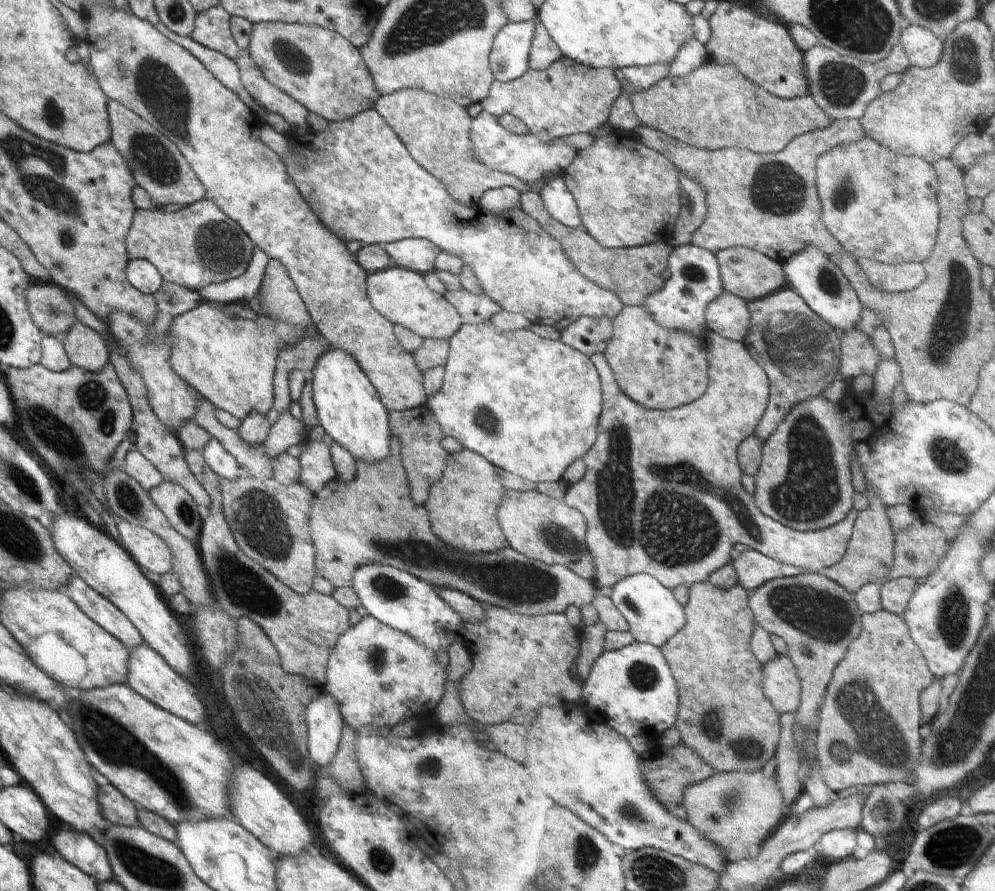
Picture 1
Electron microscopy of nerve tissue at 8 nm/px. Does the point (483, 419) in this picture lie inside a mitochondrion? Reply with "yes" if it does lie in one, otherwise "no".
yes

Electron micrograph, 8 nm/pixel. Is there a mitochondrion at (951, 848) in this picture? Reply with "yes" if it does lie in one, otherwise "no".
yes

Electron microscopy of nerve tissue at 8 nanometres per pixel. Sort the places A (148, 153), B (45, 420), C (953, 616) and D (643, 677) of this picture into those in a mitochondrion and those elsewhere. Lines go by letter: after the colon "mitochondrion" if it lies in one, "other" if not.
A: mitochondrion
B: mitochondrion
C: mitochondrion
D: mitochondrion

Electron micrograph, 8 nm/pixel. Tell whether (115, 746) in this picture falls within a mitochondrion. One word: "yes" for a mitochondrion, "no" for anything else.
yes

